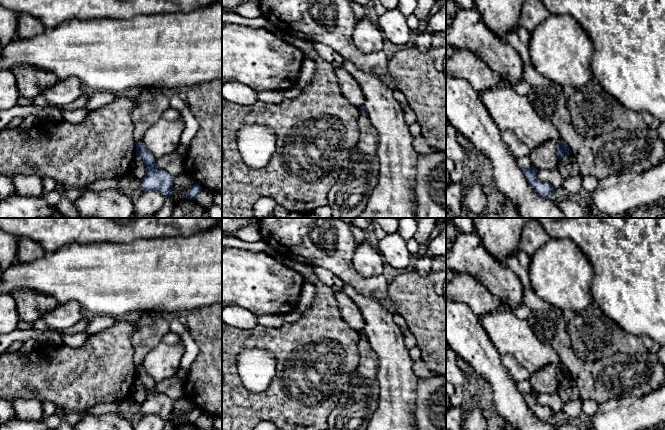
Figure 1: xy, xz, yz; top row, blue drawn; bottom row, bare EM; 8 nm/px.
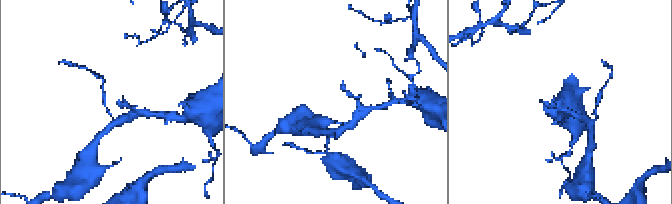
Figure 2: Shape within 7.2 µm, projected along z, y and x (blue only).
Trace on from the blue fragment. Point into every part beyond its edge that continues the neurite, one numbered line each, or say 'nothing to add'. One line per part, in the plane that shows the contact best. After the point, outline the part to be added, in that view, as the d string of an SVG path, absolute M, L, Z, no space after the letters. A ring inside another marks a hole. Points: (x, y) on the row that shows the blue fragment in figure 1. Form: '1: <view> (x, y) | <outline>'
nothing to add

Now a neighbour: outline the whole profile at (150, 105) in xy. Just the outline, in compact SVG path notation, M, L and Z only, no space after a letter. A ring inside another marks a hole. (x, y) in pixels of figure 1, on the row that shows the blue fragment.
M143 87L138 95L132 97L135 105L131 111L131 119L134 126L134 140L138 143L142 141L144 133L170 107L170 98L167 92L155 91L151 87Z

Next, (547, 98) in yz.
M524 62L523 79L530 85L527 97L531 106L538 116L555 126L561 141L568 144L579 165L581 176L590 175L601 180L619 174L642 173L665 159L665 143L659 137L657 129L618 129L594 138L583 138L572 123L562 86L542 76L528 62Z

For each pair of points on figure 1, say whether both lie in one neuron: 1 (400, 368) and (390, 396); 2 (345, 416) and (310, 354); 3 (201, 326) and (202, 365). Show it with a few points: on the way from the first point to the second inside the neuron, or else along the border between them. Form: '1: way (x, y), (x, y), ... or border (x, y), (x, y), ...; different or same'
1: way (396, 375), (396, 389); same
2: border (349, 382), (349, 385), (327, 419); different
3: way (204, 336), (204, 355); same

